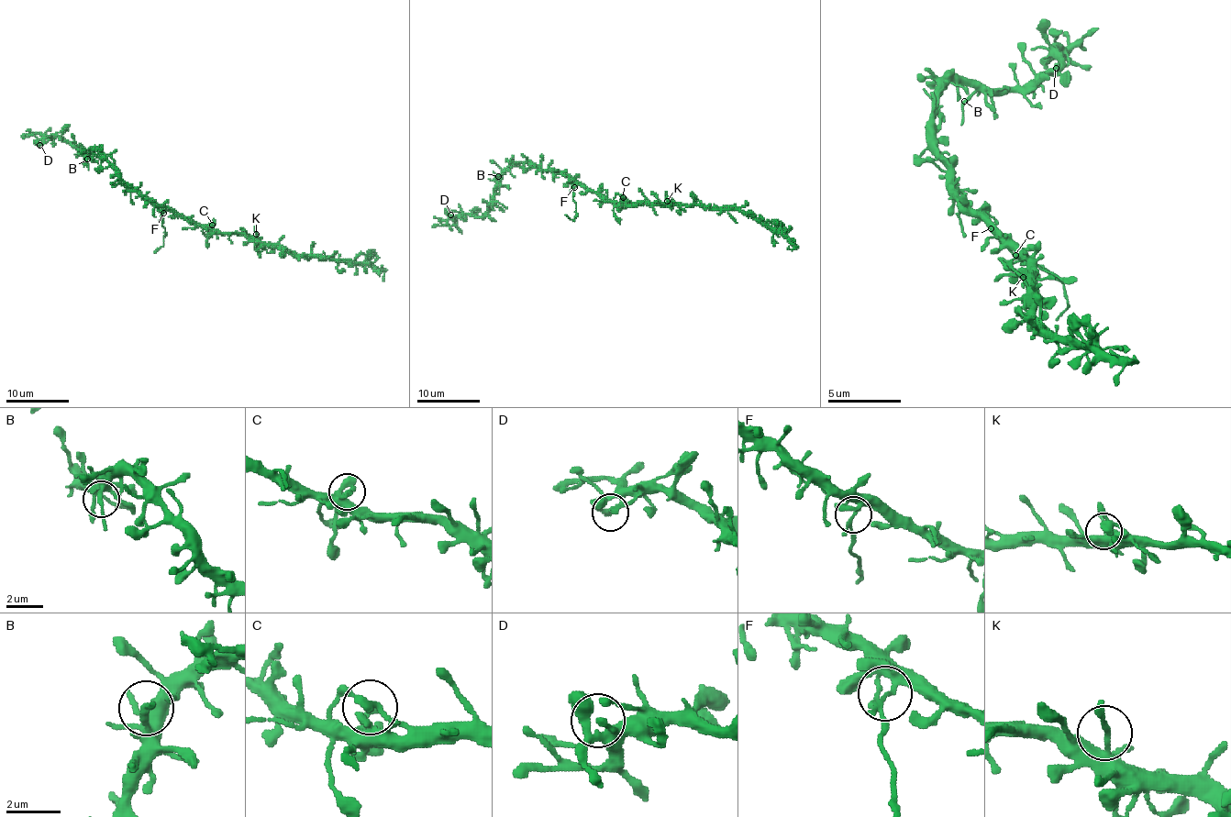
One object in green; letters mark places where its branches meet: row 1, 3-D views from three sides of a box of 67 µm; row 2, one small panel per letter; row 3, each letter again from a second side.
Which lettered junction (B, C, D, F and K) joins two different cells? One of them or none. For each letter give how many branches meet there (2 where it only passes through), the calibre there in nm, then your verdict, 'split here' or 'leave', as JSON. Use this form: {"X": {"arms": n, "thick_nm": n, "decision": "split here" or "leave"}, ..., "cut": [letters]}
{"B": {"arms": 2, "thick_nm": 190, "decision": "leave"}, "C": {"arms": 2, "thick_nm": 150, "decision": "leave"}, "D": {"arms": 1, "thick_nm": 200, "decision": "leave"}, "F": {"arms": 2, "thick_nm": 160, "decision": "split here"}, "K": {"arms": 2, "thick_nm": 190, "decision": "leave"}, "cut": ["F"]}

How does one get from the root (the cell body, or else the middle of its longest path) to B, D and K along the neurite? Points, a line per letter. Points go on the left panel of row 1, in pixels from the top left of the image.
B: (183, 220), (170, 209), (161, 209), (145, 200), (98, 151), (92, 151), (87, 159)
D: (183, 220), (170, 209), (145, 200), (98, 151), (81, 154), (57, 137), (48, 137), (39, 145)
K: (183, 220), (221, 232), (245, 232), (254, 237), (256, 234)

